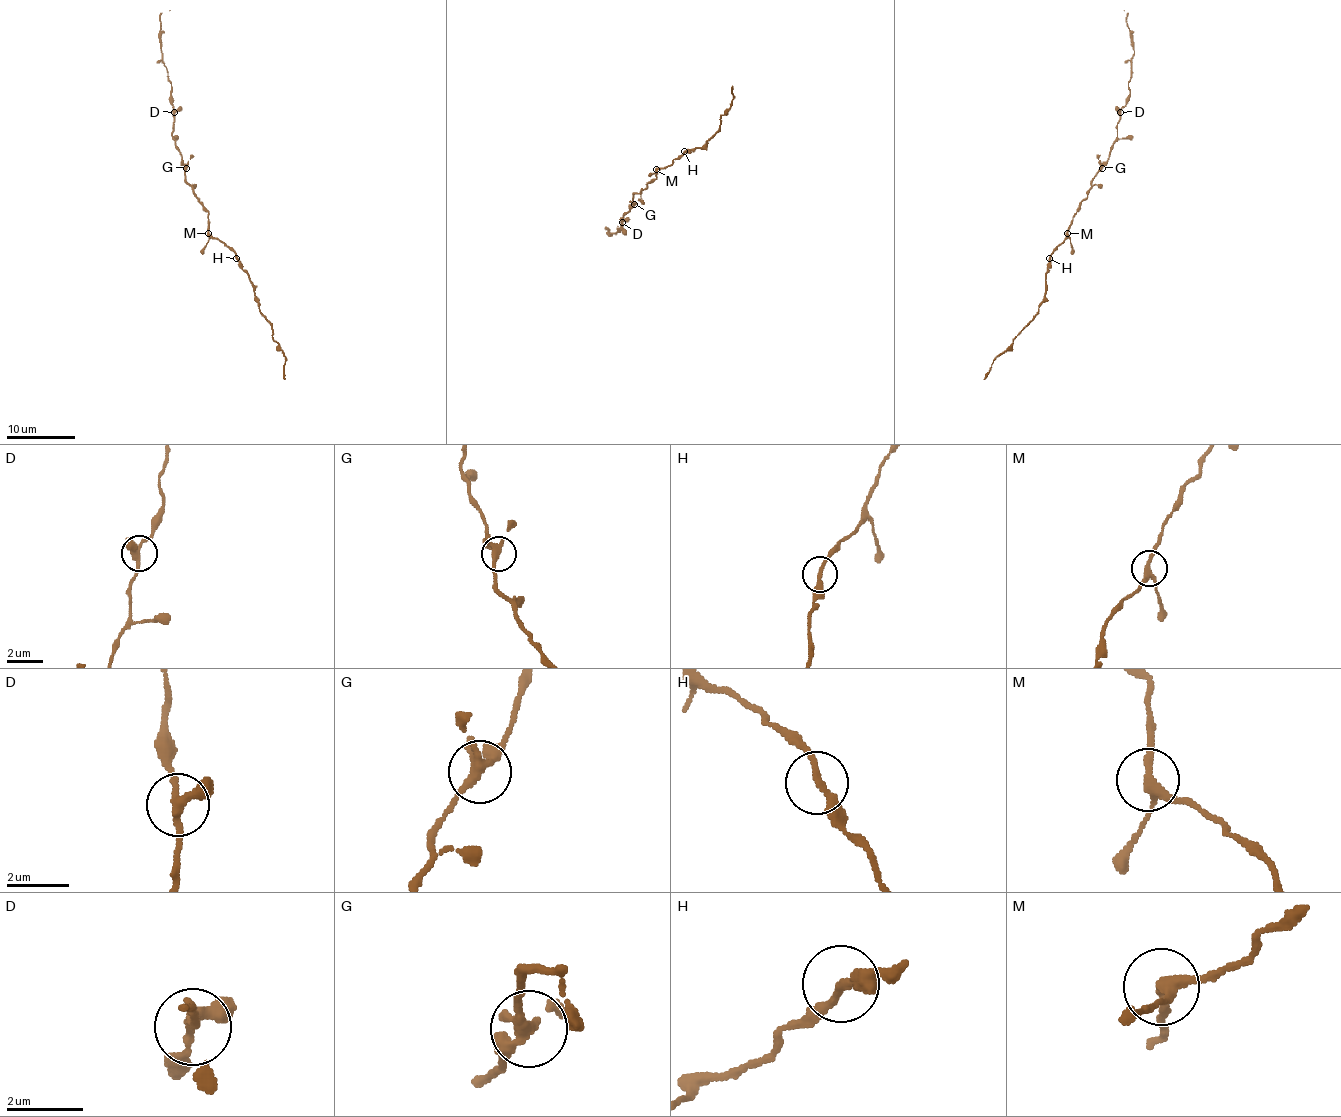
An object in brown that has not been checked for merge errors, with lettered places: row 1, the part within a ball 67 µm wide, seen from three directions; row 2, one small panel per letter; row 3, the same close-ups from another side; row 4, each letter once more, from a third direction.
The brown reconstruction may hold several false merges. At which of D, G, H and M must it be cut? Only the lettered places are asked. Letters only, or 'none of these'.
none of these

